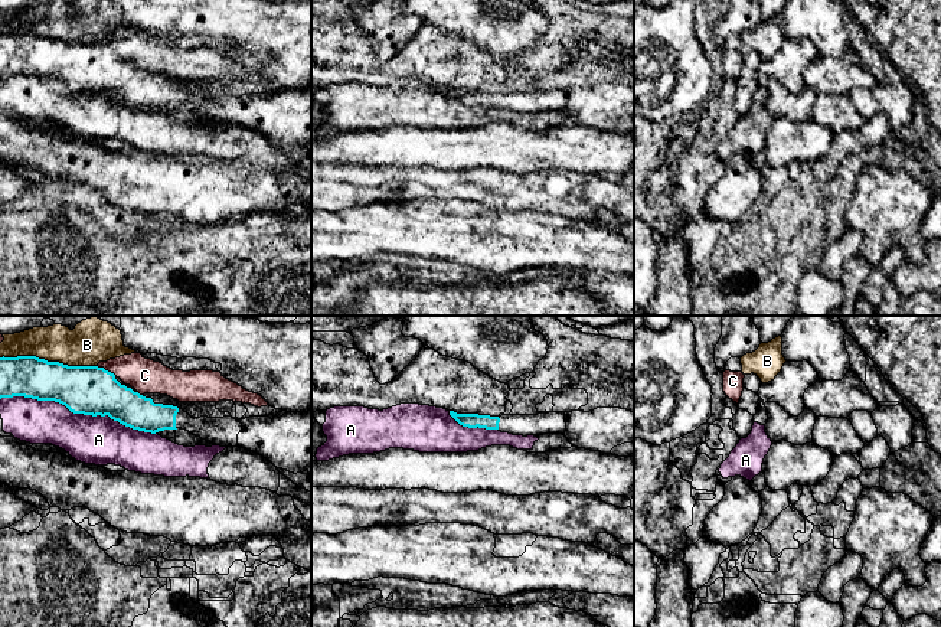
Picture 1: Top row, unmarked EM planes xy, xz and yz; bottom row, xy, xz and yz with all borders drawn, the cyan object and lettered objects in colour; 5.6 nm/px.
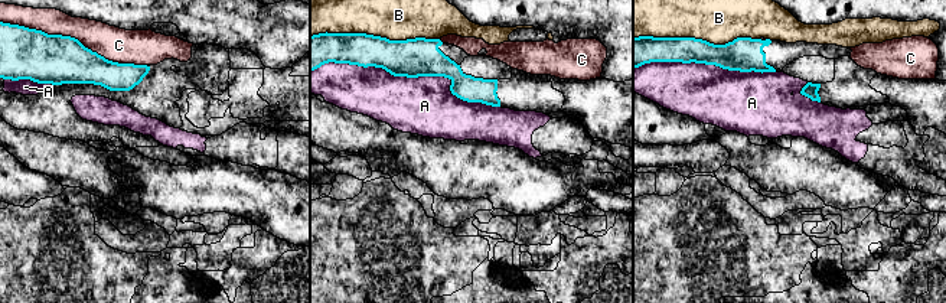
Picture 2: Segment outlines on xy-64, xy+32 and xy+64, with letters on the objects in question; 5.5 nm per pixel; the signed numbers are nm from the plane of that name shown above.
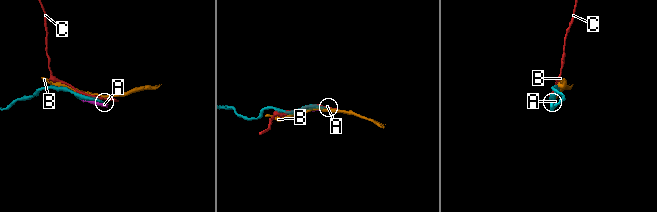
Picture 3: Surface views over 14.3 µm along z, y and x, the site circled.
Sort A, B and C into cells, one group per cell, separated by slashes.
A / B / C

